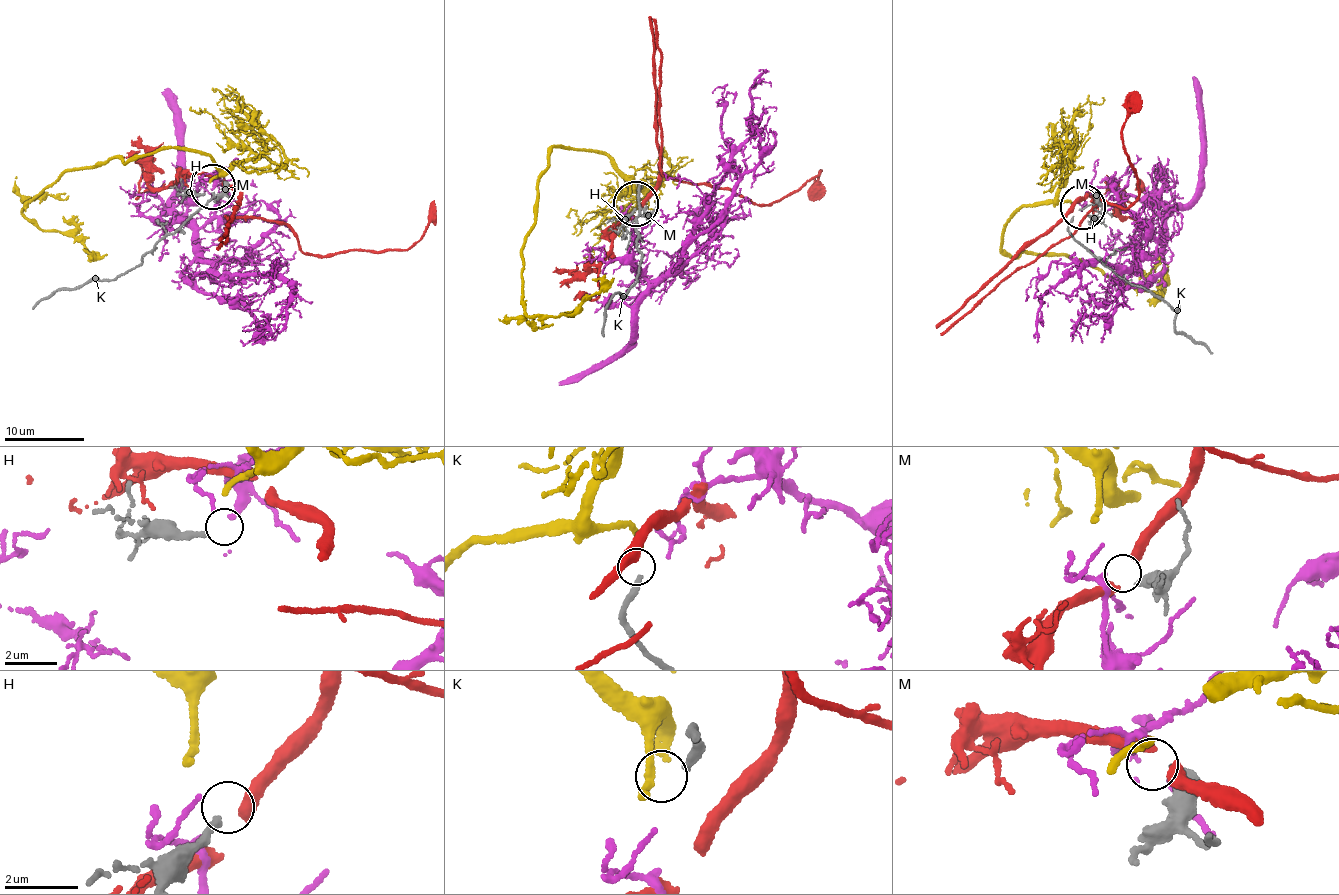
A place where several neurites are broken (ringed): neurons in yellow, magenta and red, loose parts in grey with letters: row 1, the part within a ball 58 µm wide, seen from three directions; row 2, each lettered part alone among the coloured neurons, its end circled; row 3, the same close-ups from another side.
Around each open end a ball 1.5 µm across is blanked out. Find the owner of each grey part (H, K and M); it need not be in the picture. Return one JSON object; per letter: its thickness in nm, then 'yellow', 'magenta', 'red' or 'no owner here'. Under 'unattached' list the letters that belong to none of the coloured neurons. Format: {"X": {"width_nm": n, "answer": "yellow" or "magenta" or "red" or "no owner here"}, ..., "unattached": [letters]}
{"H": {"width_nm": 200, "answer": "no owner here"}, "K": {"width_nm": 240, "answer": "yellow"}, "M": {"width_nm": 420, "answer": "magenta"}, "unattached": ["H"]}

